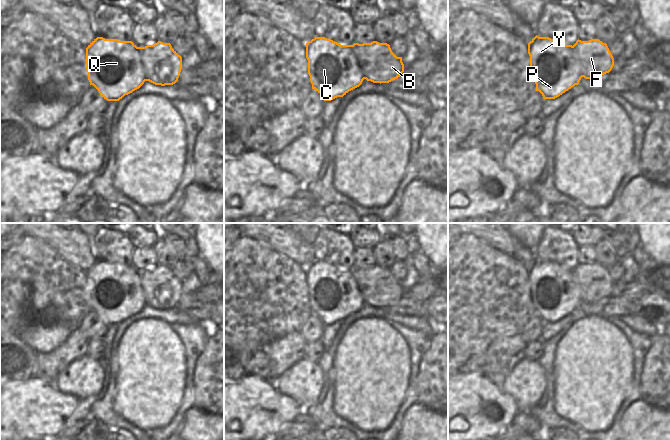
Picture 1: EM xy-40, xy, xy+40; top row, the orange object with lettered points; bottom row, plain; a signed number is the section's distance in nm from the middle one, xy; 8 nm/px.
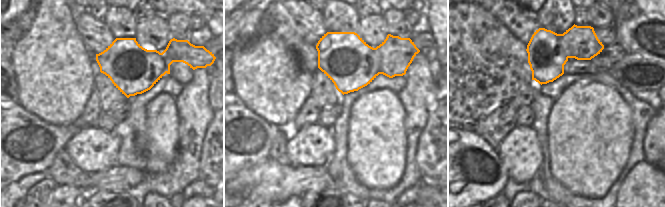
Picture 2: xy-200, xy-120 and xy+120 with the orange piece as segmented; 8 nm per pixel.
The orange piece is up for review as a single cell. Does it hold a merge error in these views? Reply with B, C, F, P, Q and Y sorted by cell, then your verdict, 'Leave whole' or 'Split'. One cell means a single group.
Groups: B F / C P Q Y. Split

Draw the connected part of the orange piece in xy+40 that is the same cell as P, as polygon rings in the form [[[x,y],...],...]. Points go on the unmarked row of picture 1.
[[[537,259],[528,267],[530,296],[544,323],[555,323],[579,308],[582,293],[573,274],[572,269]]]

